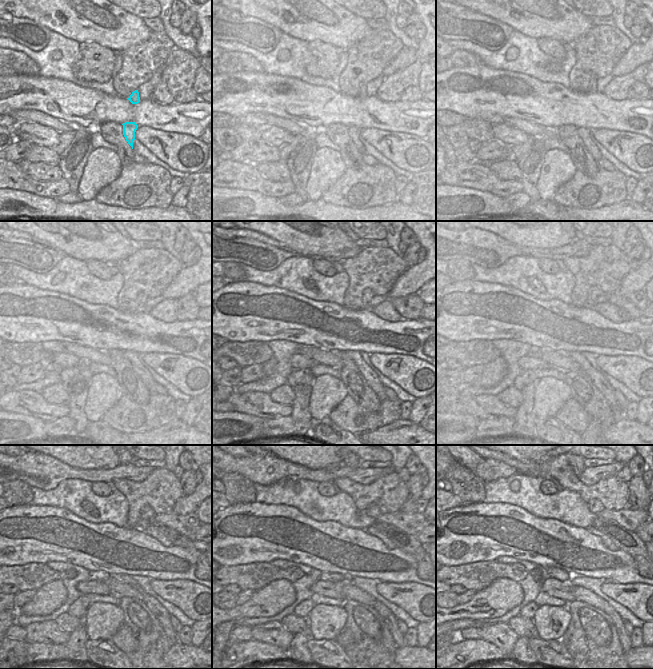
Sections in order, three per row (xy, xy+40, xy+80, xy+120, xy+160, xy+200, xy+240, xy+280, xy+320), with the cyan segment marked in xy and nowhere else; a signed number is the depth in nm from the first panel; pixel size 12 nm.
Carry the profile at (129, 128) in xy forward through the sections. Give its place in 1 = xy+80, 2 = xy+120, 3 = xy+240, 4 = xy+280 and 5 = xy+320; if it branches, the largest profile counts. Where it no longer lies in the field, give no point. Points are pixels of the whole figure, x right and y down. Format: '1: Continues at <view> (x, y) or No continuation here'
1: Continues at xy+80 (584, 134)
2: Continues at xy+120 (134, 358)
3: Continues at xy+240 (161, 614)
4: Continues at xy+280 (386, 614)
5: Continues at xy+320 (625, 640).

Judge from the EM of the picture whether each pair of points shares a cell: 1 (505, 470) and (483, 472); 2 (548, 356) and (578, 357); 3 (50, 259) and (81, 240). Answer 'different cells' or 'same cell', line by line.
1: same cell
2: different cells
3: different cells

